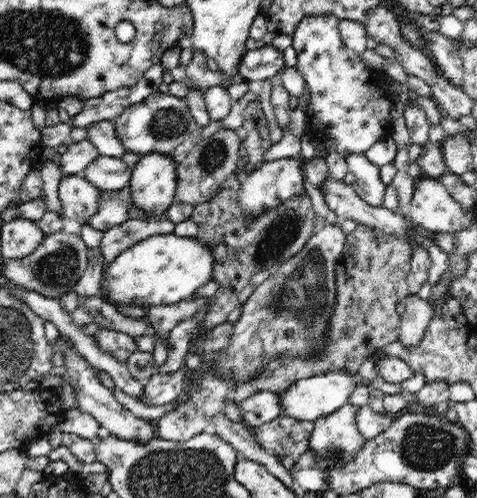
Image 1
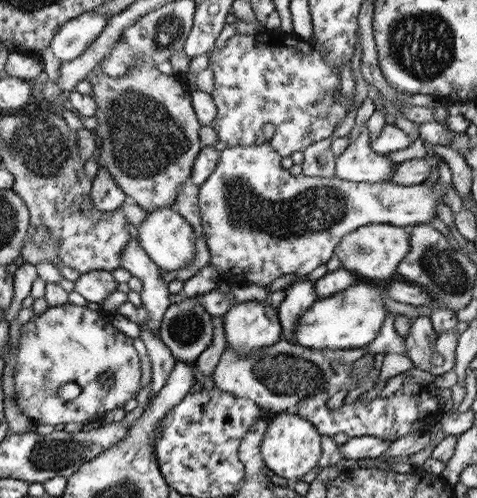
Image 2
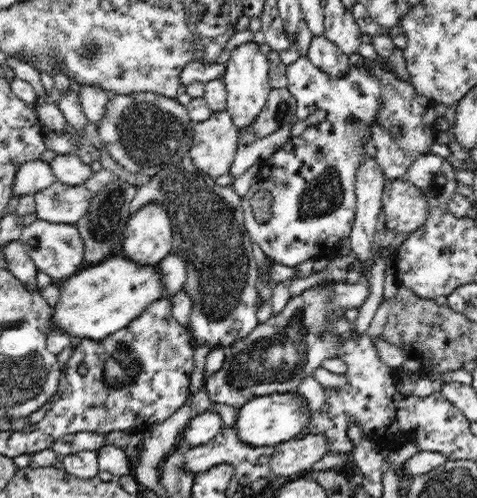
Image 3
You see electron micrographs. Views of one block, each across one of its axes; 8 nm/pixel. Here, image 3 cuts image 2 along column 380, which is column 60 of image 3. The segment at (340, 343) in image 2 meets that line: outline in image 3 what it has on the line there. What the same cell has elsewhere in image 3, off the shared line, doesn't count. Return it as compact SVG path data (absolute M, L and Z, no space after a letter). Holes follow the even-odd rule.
M122 254L114 258L102 260L100 264L92 264L92 268L80 270L68 280L58 282L60 302L52 308L52 318L48 322L50 332L60 330L68 336L104 340L110 334L126 328L134 318L156 300L162 300L162 280L156 272L156 266L138 266L132 260L126 260Z

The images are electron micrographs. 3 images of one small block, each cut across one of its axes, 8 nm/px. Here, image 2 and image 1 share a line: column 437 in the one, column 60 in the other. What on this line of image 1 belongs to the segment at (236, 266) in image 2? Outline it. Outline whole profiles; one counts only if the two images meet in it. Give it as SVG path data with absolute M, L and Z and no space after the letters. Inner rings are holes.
M82 174L64 176L58 186L58 196L62 202L62 218L72 218L80 224L86 224L100 206L102 190L96 188Z

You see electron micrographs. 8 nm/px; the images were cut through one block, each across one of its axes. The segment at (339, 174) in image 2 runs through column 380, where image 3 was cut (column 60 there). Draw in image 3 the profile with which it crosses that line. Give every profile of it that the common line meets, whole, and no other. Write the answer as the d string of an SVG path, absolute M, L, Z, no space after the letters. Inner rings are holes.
M58 154L52 162L48 162L56 180L68 186L82 186L94 172L88 164L84 164L78 154Z

